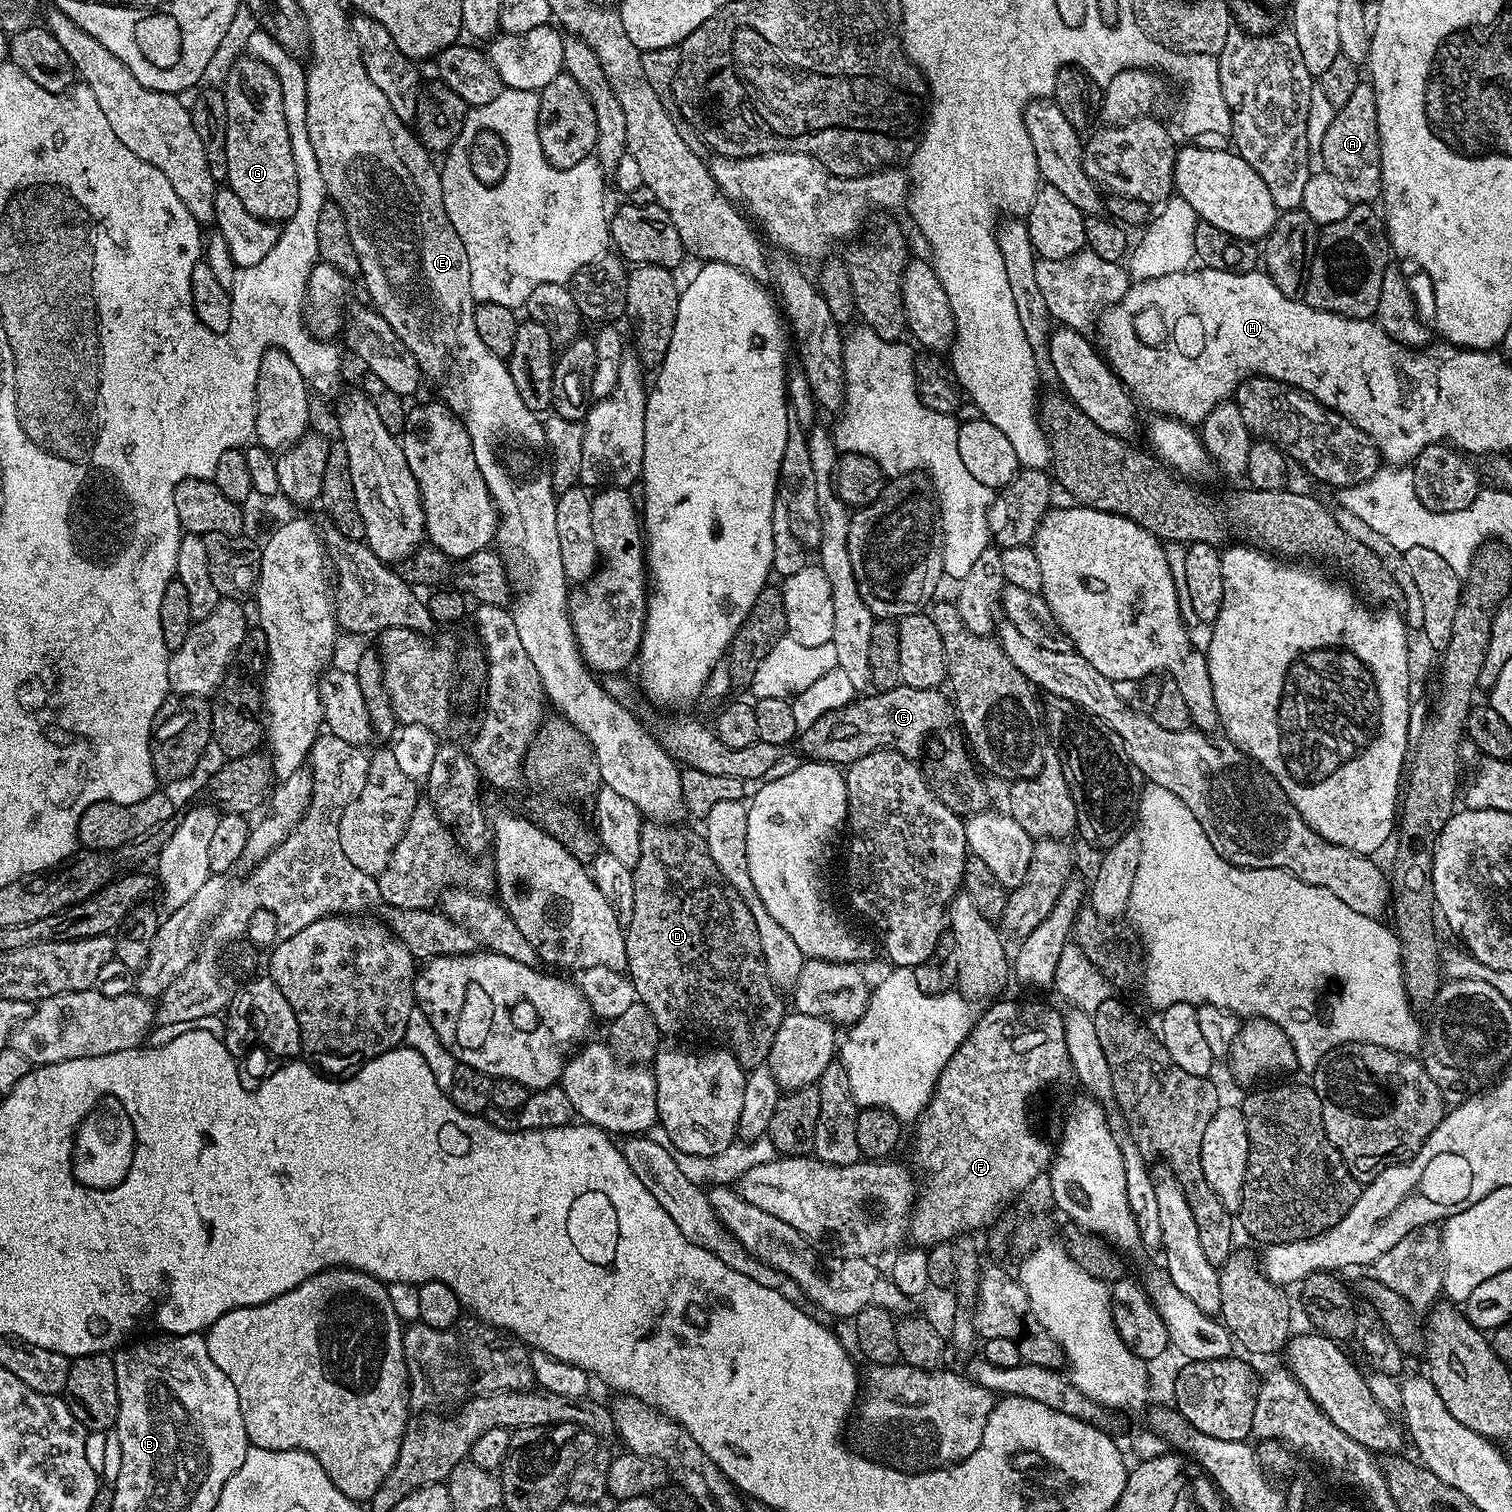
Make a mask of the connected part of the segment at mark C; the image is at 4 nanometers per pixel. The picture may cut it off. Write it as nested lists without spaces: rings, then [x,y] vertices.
[[[899,684],[897,688],[885,688],[875,694],[864,694],[852,701],[844,708],[827,712],[814,726],[803,729],[798,736],[798,745],[805,752],[807,759],[812,762],[827,762],[837,766],[847,766],[863,761],[863,756],[871,757],[879,748],[892,747],[897,757],[905,756],[908,760],[916,760],[925,755],[926,745],[933,734],[945,731],[948,723],[953,723],[954,708],[947,695],[943,696],[940,688],[927,688],[918,690],[914,686]]]

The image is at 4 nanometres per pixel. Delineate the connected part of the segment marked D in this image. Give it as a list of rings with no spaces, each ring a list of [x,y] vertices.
[[[645,822],[642,826],[642,854],[632,869],[634,914],[624,928],[626,975],[632,979],[637,1001],[650,1010],[665,1037],[685,1032],[725,1048],[745,1070],[759,1068],[767,1061],[774,1034],[786,1015],[781,993],[766,970],[754,914],[722,878],[722,870],[714,866],[703,835],[680,826],[676,822]]]

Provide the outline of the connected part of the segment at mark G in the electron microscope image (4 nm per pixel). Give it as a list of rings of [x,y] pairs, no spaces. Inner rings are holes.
[[[240,60],[228,72],[222,83],[226,102],[226,170],[227,187],[238,194],[238,202],[260,220],[283,222],[298,210],[298,170],[294,166],[294,150],[290,150],[290,130],[286,130],[286,116],[282,106],[282,90],[274,70],[261,60]]]

